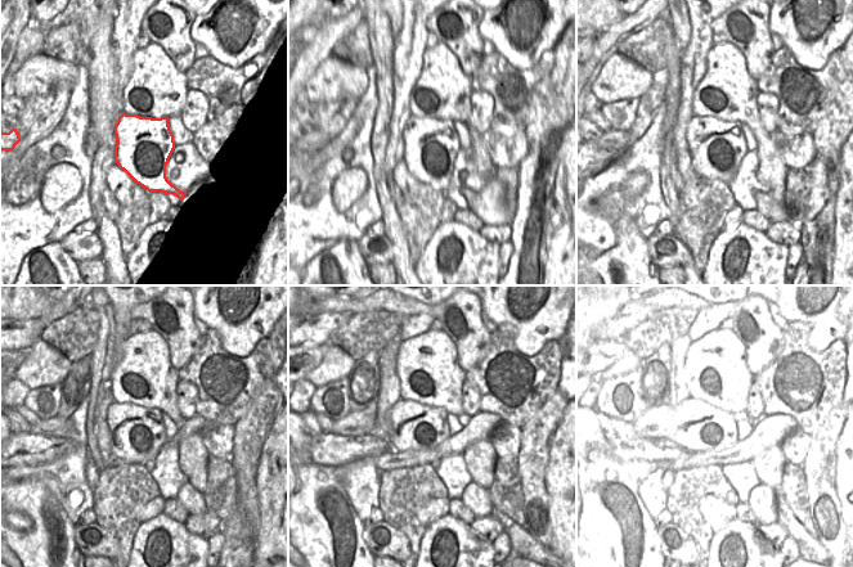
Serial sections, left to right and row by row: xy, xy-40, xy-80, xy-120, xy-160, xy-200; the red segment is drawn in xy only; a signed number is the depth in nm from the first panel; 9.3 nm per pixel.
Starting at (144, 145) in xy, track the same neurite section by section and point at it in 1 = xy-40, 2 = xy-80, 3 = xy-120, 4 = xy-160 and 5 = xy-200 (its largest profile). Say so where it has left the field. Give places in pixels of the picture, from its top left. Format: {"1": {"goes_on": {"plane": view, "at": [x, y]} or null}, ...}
{"1": {"goes_on": {"plane": "xy-40", "at": [430, 145]}}, "2": {"goes_on": {"plane": "xy-80", "at": [715, 147]}}, "3": {"goes_on": {"plane": "xy-120", "at": [138, 433]}}, "4": {"goes_on": {"plane": "xy-160", "at": [414, 426]}}, "5": {"goes_on": {"plane": "xy-200", "at": [691, 423]}}}

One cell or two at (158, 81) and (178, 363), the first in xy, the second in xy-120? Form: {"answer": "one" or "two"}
{"answer": "two"}

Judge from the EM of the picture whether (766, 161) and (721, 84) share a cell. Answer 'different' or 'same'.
same

